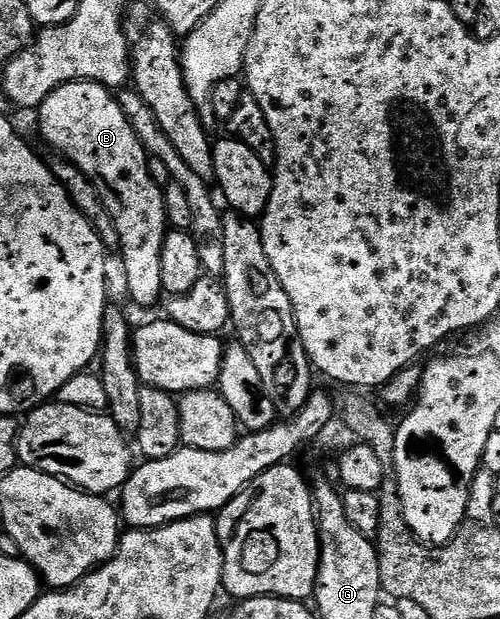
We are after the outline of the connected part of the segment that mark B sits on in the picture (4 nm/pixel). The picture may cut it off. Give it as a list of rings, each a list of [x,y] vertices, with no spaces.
[[[69,82],[56,88],[36,111],[38,126],[46,137],[46,142],[54,150],[62,150],[61,157],[71,162],[100,192],[100,200],[104,200],[104,208],[112,216],[116,224],[116,232],[120,236],[120,257],[122,270],[126,273],[126,290],[130,298],[138,306],[154,306],[163,297],[160,280],[160,252],[164,252],[164,240],[168,223],[166,221],[166,196],[163,187],[152,180],[150,158],[142,147],[142,141],[136,136],[128,116],[122,111],[117,97],[107,87],[98,82]]]

